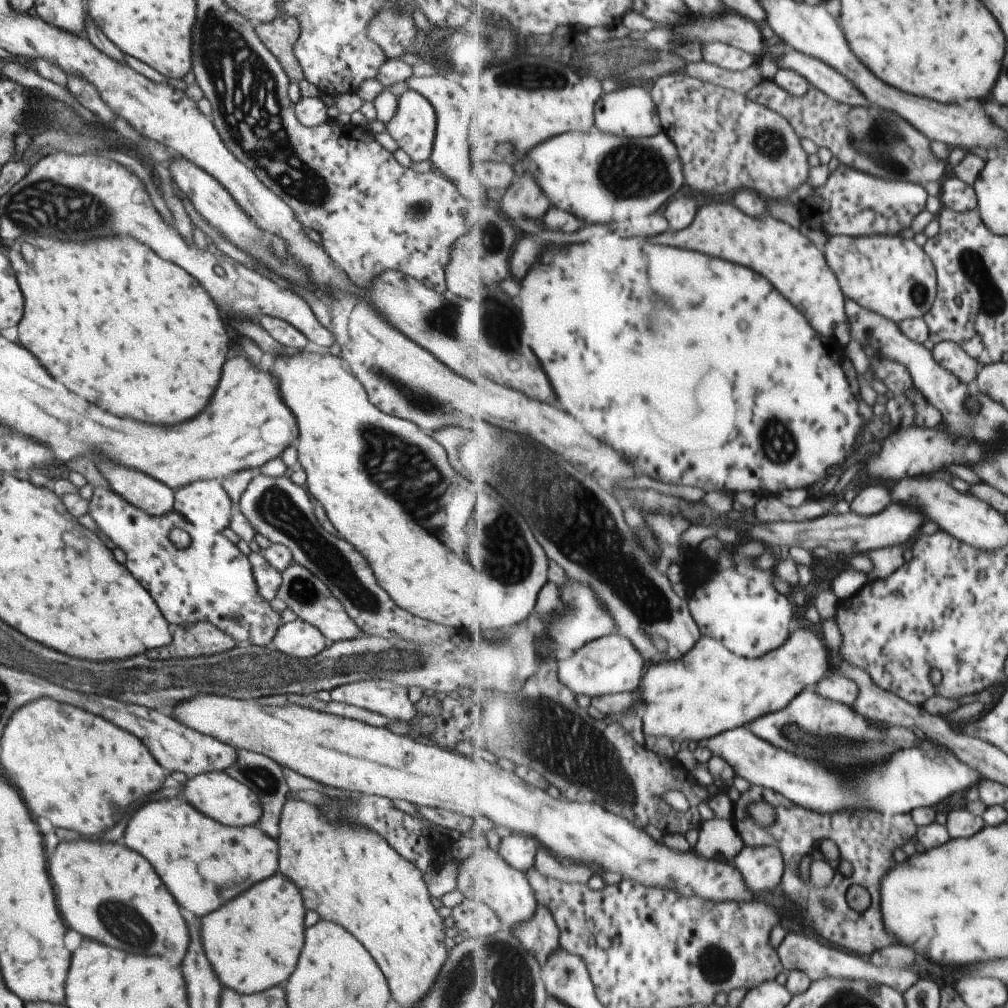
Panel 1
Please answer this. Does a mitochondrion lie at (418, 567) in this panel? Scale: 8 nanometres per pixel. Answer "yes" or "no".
no

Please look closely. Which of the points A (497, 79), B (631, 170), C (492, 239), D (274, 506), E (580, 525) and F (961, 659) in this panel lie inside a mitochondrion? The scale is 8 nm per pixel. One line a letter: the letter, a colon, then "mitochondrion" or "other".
A: mitochondrion
B: mitochondrion
C: mitochondrion
D: mitochondrion
E: mitochondrion
F: mitochondrion

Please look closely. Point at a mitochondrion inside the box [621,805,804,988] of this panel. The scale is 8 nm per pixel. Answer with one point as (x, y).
(716, 964)

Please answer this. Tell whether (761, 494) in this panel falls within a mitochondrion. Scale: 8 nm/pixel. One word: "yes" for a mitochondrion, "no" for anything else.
no

